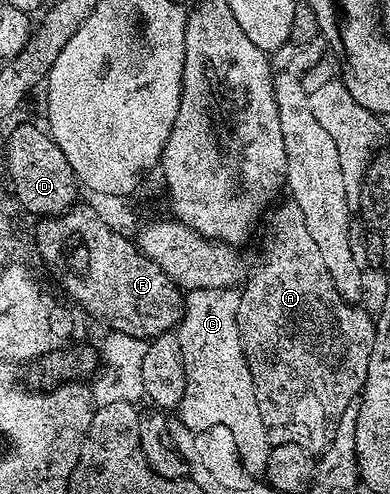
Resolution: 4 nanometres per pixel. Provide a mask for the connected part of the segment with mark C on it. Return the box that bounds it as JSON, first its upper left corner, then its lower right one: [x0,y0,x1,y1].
[175,288,271,472]

